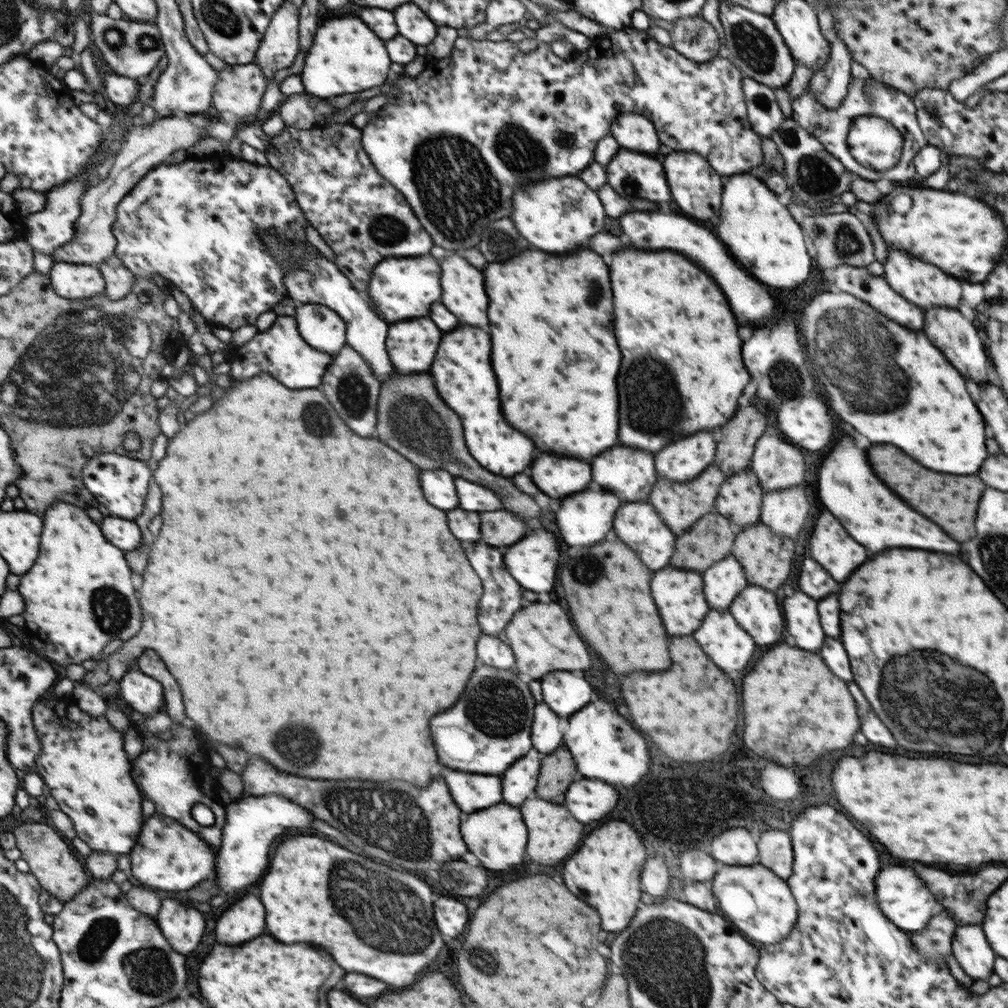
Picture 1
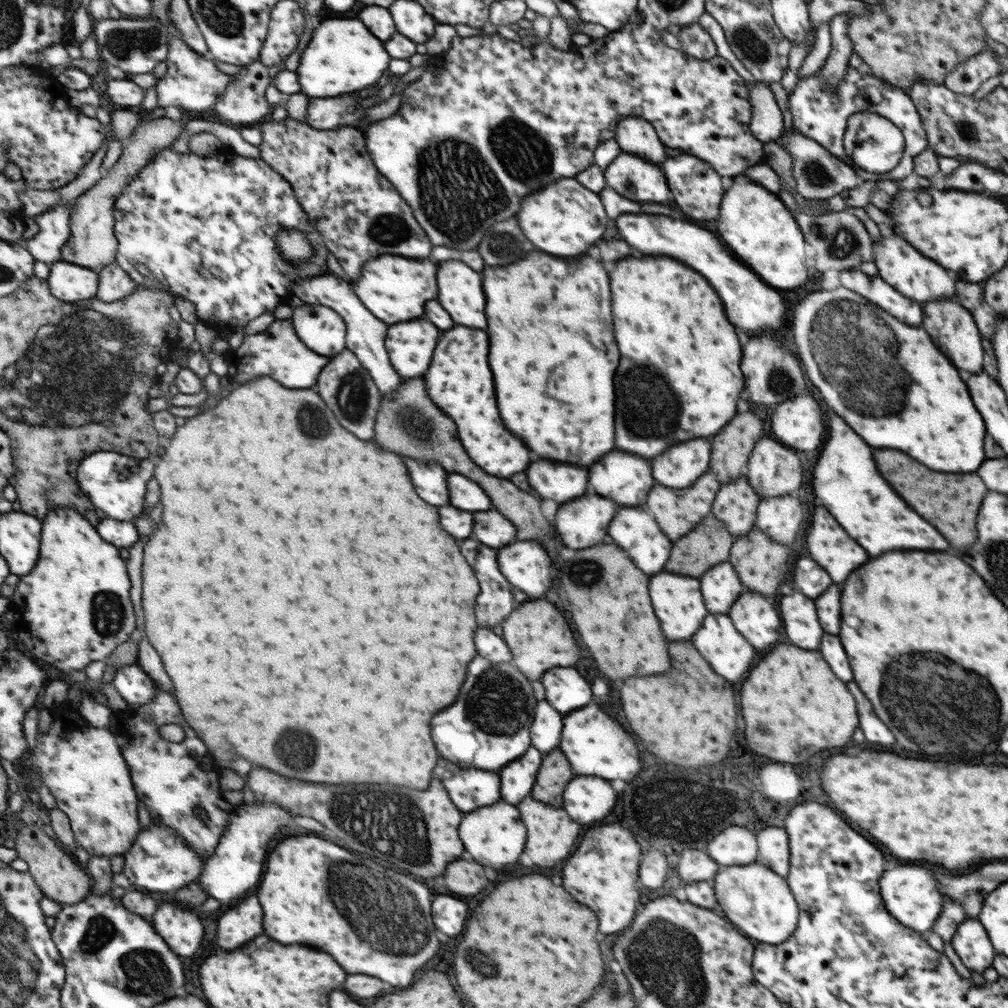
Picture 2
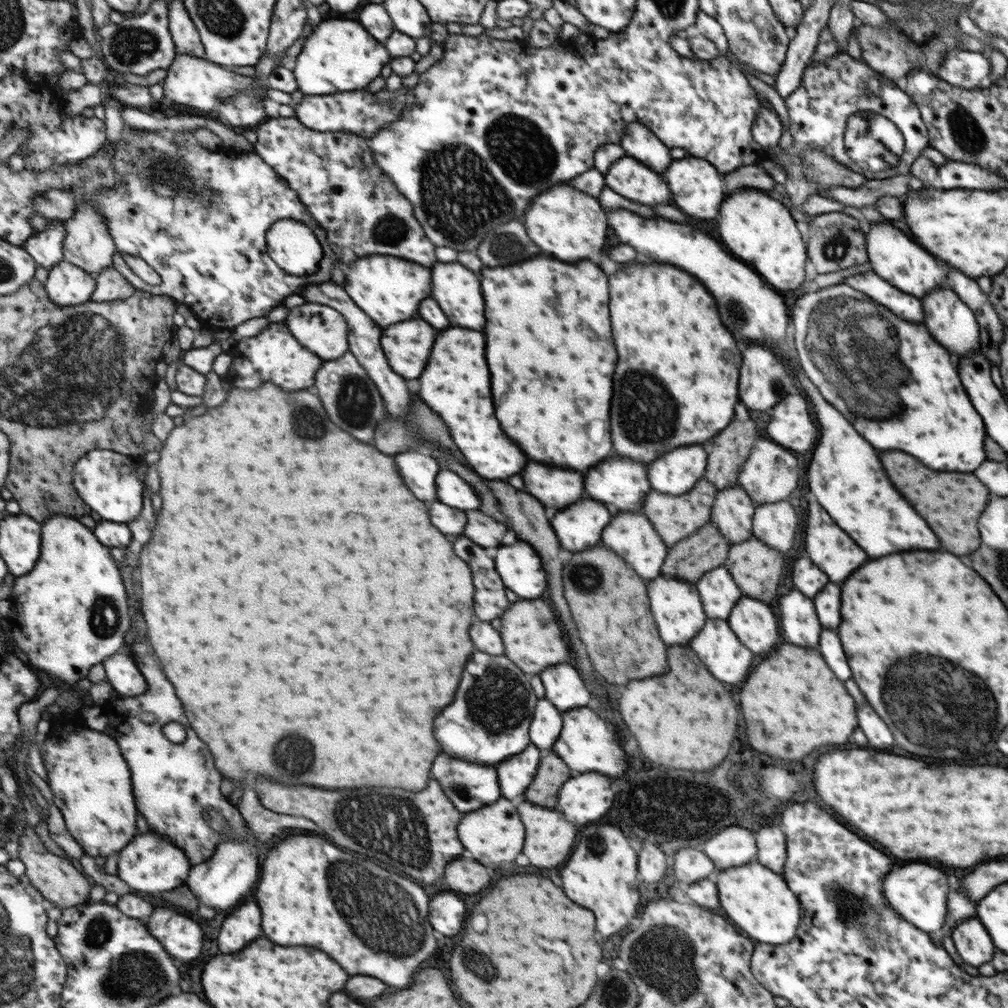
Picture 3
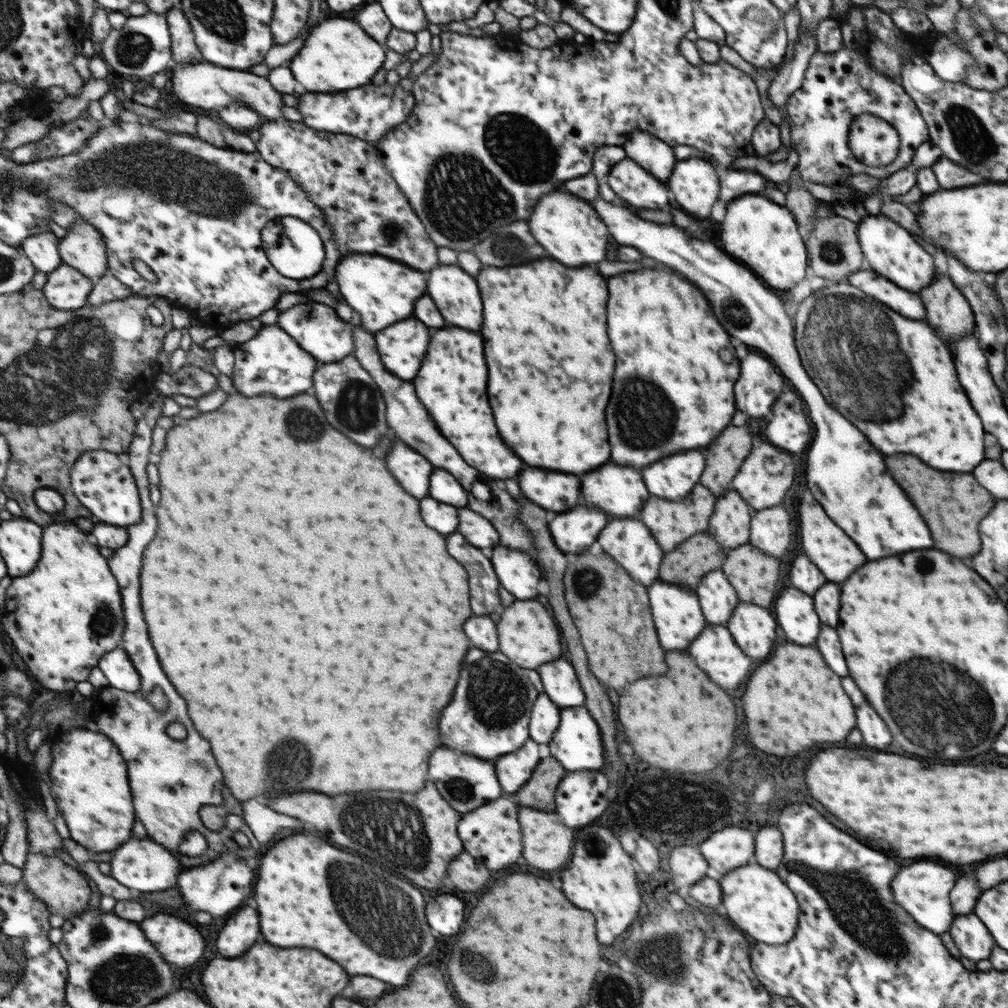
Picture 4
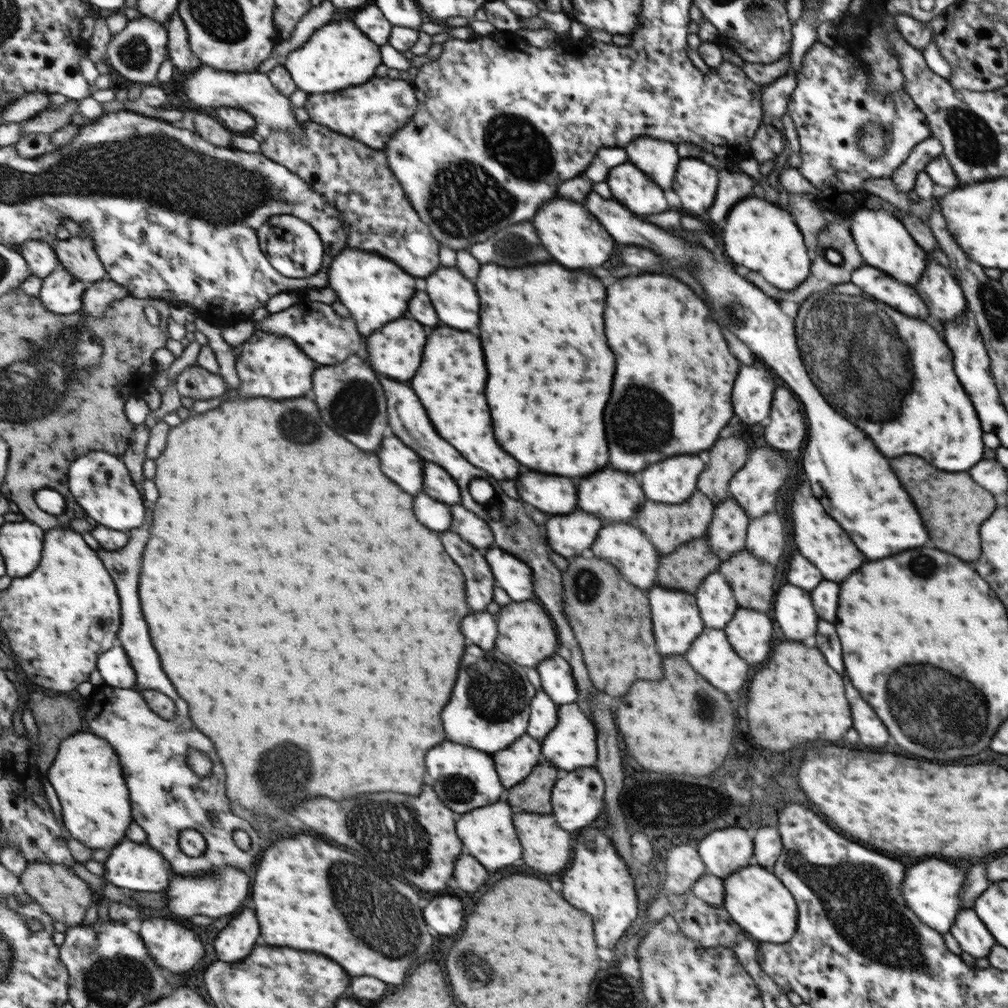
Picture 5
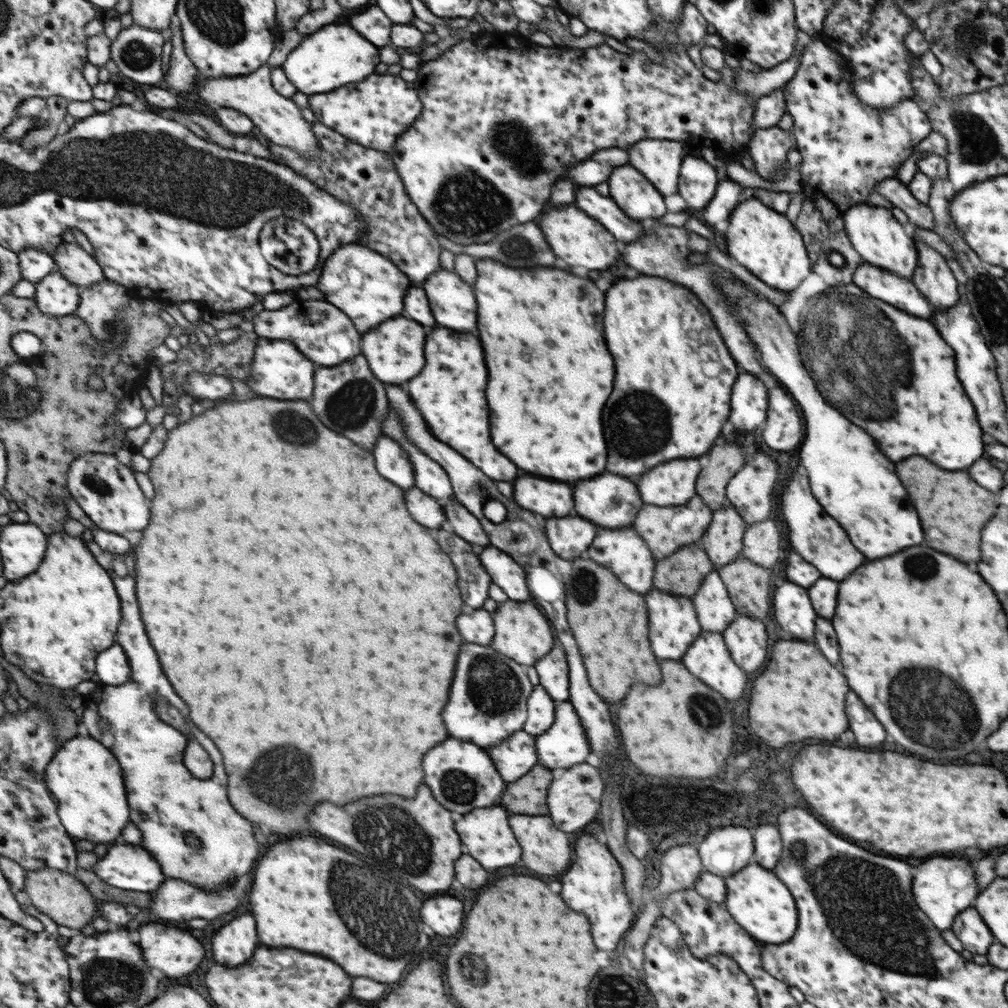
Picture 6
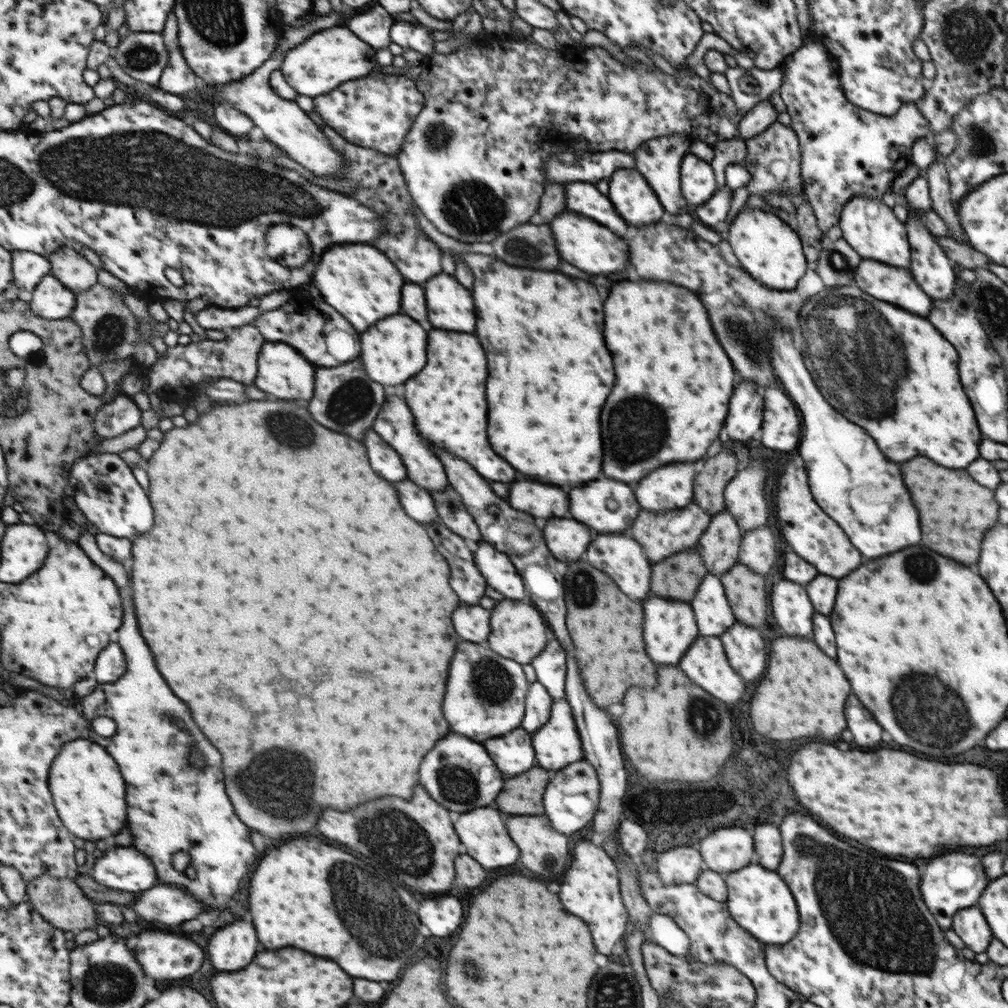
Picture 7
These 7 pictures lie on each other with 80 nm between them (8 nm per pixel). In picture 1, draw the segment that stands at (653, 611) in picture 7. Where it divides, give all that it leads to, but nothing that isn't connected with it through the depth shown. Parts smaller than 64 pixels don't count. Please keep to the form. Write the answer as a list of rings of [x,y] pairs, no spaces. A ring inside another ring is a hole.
[[[673,567],[655,572],[655,580],[651,580],[651,592],[655,592],[655,604],[659,604],[659,612],[663,612],[663,624],[667,624],[667,632],[671,632],[671,636],[691,635],[710,609],[702,591],[702,575],[697,571]]]

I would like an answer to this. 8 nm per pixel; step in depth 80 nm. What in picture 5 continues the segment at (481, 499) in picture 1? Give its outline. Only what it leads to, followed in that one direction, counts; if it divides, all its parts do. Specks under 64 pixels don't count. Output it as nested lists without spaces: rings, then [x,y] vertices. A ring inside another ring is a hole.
[[[423,460],[423,492],[446,505],[460,504],[455,481],[440,467]]]

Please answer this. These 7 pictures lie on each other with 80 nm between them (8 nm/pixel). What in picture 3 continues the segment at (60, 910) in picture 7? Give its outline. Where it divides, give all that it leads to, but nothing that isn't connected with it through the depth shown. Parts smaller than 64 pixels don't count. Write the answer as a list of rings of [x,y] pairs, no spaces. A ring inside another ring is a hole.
[[[28,827],[22,832],[19,838],[21,844],[20,860],[26,864],[26,875],[31,882],[46,896],[49,902],[65,910],[66,908],[78,907],[80,904],[89,902],[91,896],[91,882],[89,878],[79,872],[71,859],[61,858],[43,844],[39,834],[35,832],[35,827]]]

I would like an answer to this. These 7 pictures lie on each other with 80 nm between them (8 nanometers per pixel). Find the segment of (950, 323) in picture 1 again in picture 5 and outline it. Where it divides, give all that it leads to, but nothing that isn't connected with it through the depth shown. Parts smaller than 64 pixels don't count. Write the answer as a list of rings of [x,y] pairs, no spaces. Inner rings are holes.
[[[933,258],[927,262],[922,278],[914,289],[923,292],[923,300],[927,300],[927,308],[931,308],[931,316],[939,322],[948,322],[965,311],[965,302],[961,289],[947,272]]]

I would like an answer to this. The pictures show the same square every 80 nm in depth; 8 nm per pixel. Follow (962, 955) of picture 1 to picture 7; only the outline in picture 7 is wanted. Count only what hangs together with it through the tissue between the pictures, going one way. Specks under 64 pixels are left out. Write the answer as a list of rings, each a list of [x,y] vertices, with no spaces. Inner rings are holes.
[[[977,906],[963,908],[953,918],[953,926],[949,928],[963,942],[965,948],[974,953],[985,952],[991,941],[989,926],[985,924],[983,915]]]

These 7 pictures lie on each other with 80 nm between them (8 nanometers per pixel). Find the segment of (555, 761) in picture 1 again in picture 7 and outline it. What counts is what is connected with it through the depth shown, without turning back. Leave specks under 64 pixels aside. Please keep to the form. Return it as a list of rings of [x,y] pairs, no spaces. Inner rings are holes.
[[[537,766],[531,772],[523,772],[523,776],[507,778],[505,788],[498,796],[497,808],[503,808],[507,814],[523,814],[523,816],[539,816],[543,814],[541,796],[543,788],[549,784],[551,773]]]

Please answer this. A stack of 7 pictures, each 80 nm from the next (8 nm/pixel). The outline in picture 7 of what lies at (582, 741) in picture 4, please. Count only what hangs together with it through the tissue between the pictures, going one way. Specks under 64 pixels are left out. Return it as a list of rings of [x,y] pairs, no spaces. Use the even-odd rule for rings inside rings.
[[[555,701],[552,703],[549,718],[544,726],[530,733],[530,736],[531,740],[533,740],[534,750],[539,754],[537,766],[552,773],[560,768],[567,767],[571,763],[582,760],[584,752],[578,735],[577,724],[575,724],[573,712],[567,701]]]

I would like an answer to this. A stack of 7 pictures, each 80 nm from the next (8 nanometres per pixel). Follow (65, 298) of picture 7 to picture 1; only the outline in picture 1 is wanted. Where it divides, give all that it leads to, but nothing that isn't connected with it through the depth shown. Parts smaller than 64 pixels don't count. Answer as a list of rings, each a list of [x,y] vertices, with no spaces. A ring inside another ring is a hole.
[[[65,261],[51,268],[54,289],[67,300],[90,299],[105,294],[107,281],[99,266]]]

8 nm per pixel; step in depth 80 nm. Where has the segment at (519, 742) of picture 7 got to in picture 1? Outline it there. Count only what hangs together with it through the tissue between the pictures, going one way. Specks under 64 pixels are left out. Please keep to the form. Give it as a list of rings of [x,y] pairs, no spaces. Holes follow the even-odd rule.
[[[534,748],[527,751],[522,758],[516,760],[515,768],[507,768],[507,772],[501,776],[503,780],[503,802],[511,806],[519,806],[529,794],[533,792],[537,784],[537,772],[539,772],[539,754]]]

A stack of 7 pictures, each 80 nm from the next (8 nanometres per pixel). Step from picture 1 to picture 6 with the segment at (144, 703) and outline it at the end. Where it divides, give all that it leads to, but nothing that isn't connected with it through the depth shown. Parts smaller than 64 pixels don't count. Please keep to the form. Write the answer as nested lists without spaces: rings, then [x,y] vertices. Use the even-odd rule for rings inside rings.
[[[115,644],[107,652],[103,652],[98,660],[99,664],[96,664],[96,674],[99,682],[113,686],[129,682],[132,675],[131,665],[125,650],[119,644]]]

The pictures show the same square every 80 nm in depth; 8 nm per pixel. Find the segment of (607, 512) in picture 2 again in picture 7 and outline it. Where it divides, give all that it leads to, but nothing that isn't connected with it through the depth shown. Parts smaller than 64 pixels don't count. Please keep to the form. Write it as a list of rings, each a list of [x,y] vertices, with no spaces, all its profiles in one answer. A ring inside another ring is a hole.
[[[571,517],[545,520],[540,527],[546,547],[561,562],[577,561],[591,540],[590,528]]]

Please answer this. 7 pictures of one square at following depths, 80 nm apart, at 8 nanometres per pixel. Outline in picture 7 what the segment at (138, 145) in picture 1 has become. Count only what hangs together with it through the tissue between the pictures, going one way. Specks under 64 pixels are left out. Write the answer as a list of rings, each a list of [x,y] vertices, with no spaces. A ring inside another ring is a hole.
[[[70,246],[61,247],[50,255],[52,274],[59,277],[73,292],[83,292],[99,283],[101,270]]]

